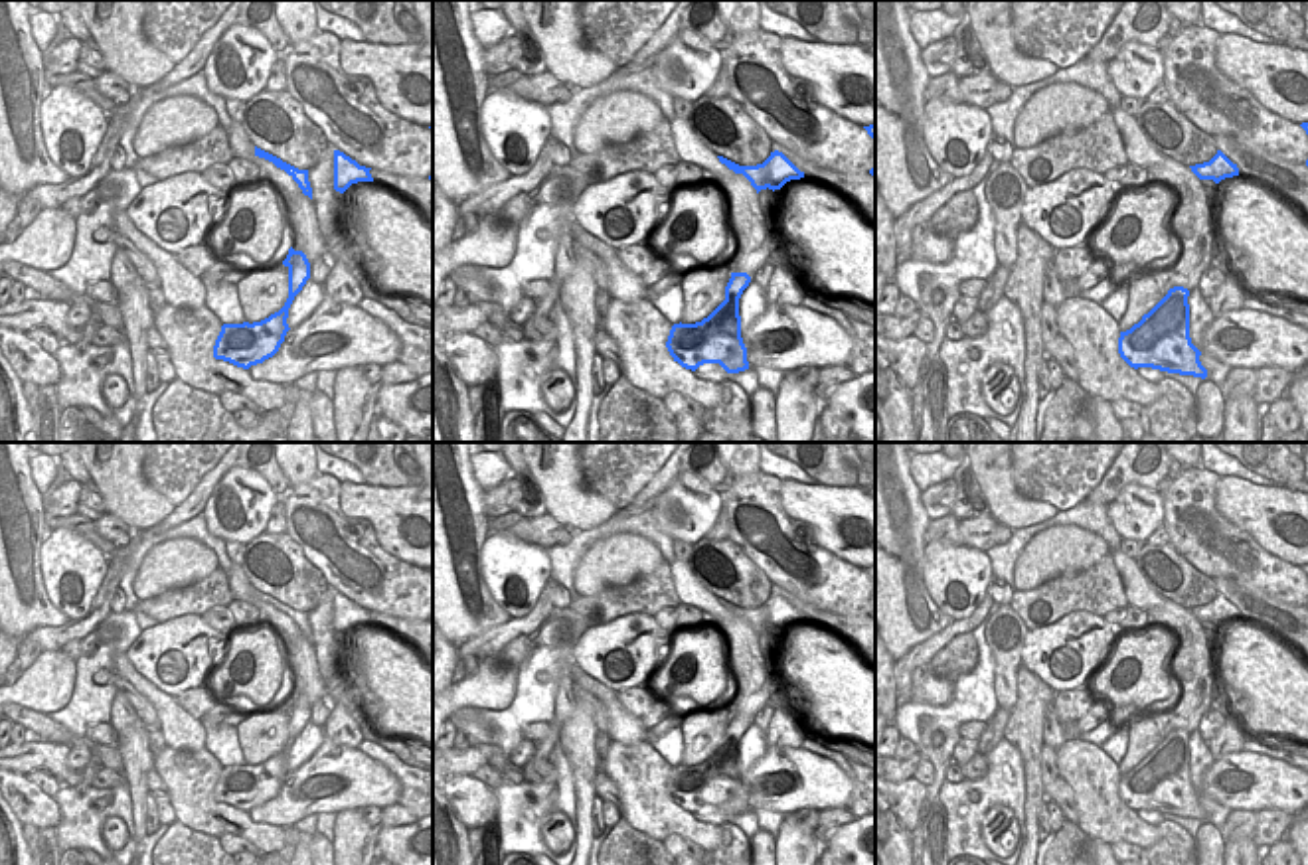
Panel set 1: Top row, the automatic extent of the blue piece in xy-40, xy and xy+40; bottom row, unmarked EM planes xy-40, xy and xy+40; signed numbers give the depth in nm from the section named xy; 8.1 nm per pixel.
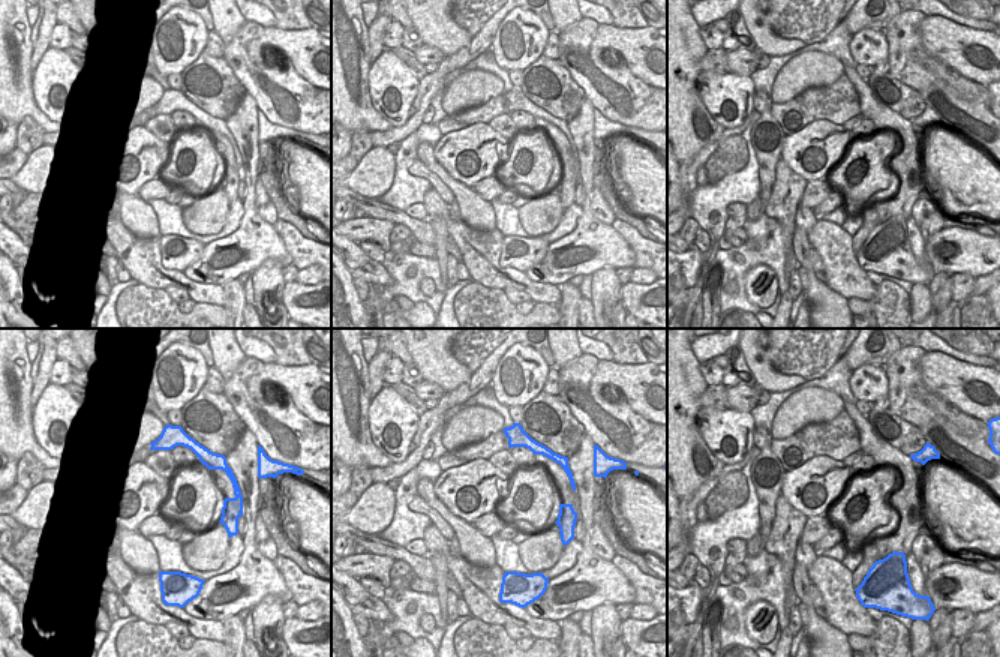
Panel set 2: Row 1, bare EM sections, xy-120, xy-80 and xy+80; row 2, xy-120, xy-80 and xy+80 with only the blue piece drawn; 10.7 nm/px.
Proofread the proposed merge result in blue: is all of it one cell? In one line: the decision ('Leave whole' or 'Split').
Split

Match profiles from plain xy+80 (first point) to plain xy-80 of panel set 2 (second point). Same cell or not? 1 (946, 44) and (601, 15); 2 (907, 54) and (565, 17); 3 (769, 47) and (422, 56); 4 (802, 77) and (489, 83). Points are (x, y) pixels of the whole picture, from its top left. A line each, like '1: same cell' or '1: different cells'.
1: different cells
2: different cells
3: different cells
4: same cell

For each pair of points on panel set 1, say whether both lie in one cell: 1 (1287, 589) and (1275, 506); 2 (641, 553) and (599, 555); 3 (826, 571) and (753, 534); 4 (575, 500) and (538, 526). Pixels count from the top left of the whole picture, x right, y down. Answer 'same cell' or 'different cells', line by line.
1: different cells
2: same cell
3: same cell
4: different cells

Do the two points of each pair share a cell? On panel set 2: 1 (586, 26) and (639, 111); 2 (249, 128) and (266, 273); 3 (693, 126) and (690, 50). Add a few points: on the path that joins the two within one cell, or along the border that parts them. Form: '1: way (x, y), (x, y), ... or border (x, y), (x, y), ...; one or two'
1: way (591, 48), (591, 54), (619, 83), (633, 89); one
2: border (284, 266), (273, 260), (266, 260), (252, 273); two
3: way (685, 107), (685, 69); one

